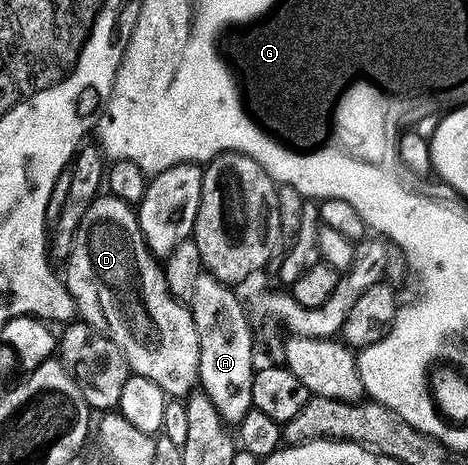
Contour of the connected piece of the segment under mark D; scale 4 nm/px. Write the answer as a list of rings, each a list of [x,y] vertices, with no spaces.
[[[96,197],[89,211],[81,215],[65,265],[67,289],[73,295],[78,316],[94,323],[117,343],[125,355],[128,370],[134,376],[153,379],[153,383],[172,398],[186,398],[196,388],[199,379],[199,329],[195,326],[190,308],[178,301],[167,286],[163,265],[147,248],[138,212],[116,197]]]

